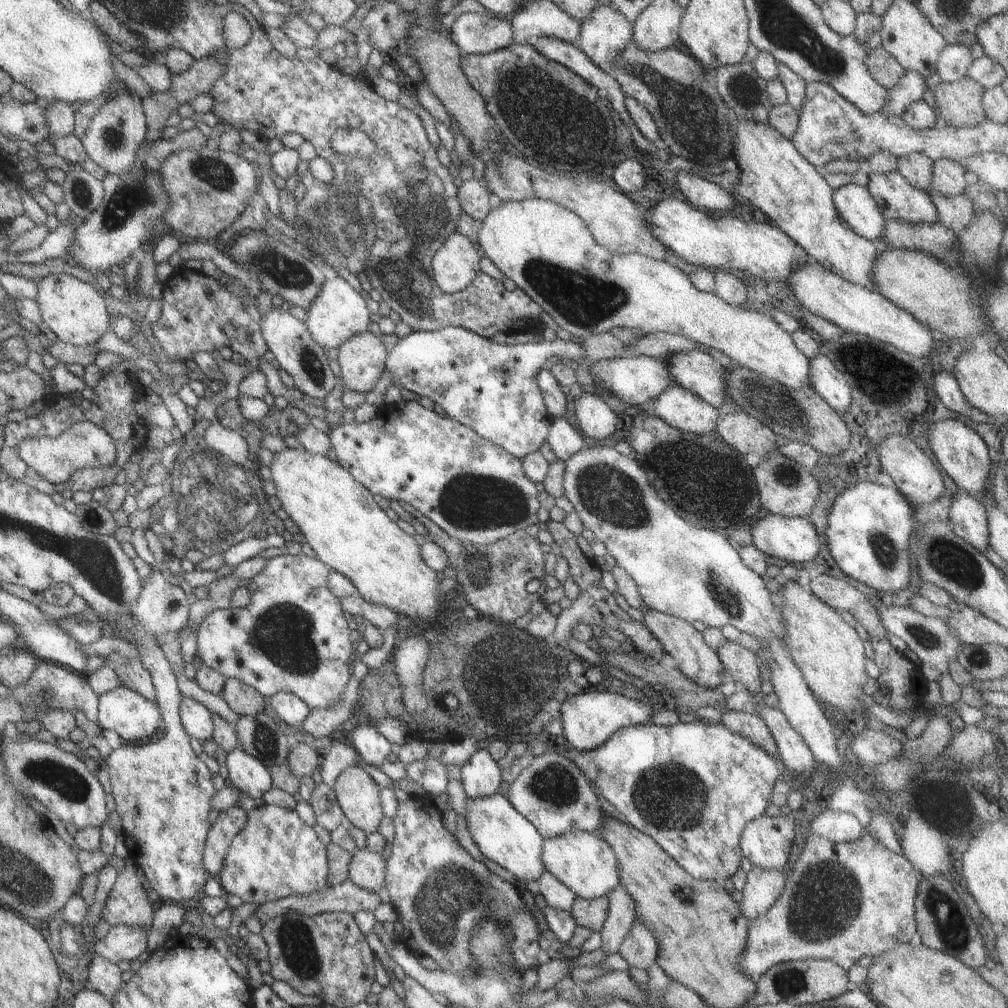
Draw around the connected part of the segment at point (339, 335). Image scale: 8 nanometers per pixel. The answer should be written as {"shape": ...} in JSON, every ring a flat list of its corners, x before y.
{"shape":[[335,277,326,280,318,292,315,300,312,300,310,308,306,308,307,318,304,320,312,340,315,340,327,351,337,347,348,338,356,334,362,334,370,330,370,310,366,300,344,278]]}

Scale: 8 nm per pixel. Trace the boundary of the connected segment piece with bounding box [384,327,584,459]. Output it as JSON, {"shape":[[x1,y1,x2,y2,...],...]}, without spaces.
{"shape":[[446,327,433,331,412,331,400,339,389,350,384,370,388,368,392,372,394,386,398,384,414,394,430,398,450,418,472,428,478,436,503,448,512,456,522,459,527,454,538,451,547,440,552,418,538,388,536,373,540,372,542,366,547,366,548,358,554,355,578,362,584,358,584,350,580,342,557,338,555,341,538,339,534,343,499,344,462,327]]}

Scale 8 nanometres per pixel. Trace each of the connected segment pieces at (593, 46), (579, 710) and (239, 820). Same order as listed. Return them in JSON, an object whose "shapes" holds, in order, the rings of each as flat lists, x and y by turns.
{"shapes":[[[599,5,580,22,578,46,600,70,612,72,612,60,632,40,633,23,624,14,607,5]],[[590,688,588,691,569,696,561,708,563,734,572,750,584,752,604,744,604,740,621,728,650,723,654,710,651,701,634,700,612,691]],[[232,806,220,816,212,819,212,828,208,832,208,840,204,844,204,868,210,877,218,878,224,866,225,856,232,840,248,822,248,814,242,807]]]}

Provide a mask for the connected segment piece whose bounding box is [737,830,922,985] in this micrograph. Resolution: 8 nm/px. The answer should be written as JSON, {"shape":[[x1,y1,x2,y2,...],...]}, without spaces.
{"shape":[[865,830,863,836,858,841,832,841,824,836,810,833,798,860,793,867,788,868,788,878,785,878,785,886,782,895,775,901,775,904,764,915,758,916,755,920,749,922,747,936,745,937,745,948,740,954,737,968,744,977,747,977,754,985,759,979,775,965,789,961,806,961,807,959,827,959,832,960,843,970,849,970,855,965,857,960,865,954,874,957,881,953,891,950,900,941,902,943,916,939,917,925,915,922,915,897,919,888,921,875,912,867,912,864,900,853,890,852,871,833]]}

